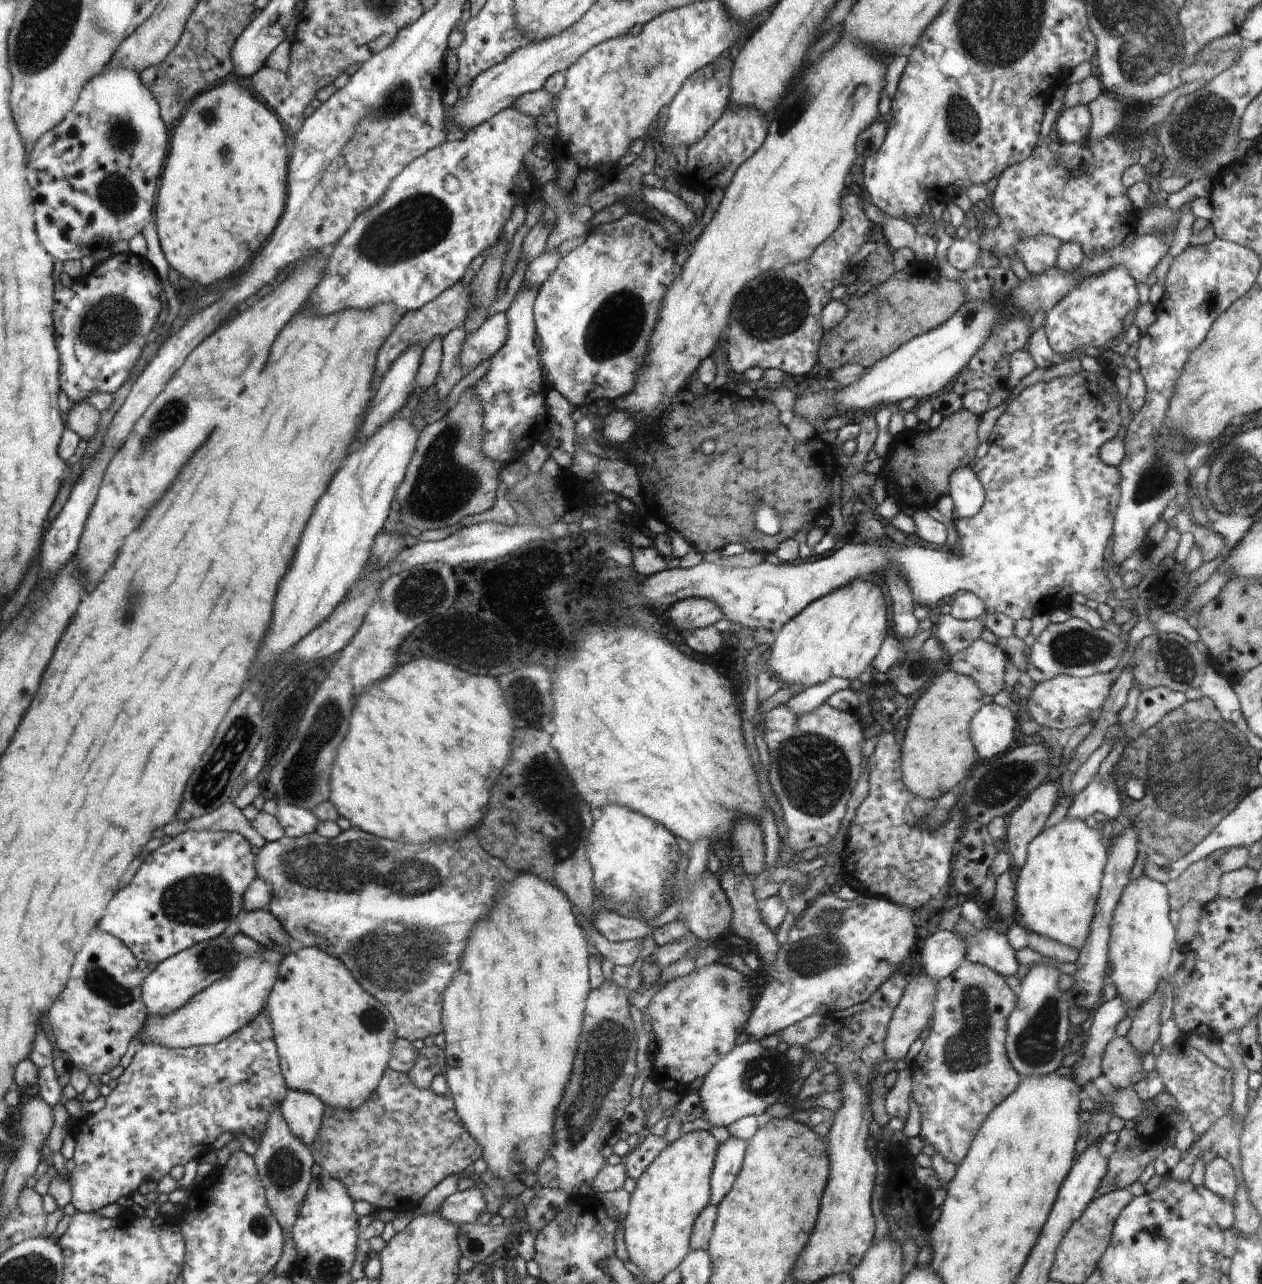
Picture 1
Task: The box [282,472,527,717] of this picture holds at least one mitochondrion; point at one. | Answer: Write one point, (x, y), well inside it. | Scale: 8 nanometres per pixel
(425, 591)

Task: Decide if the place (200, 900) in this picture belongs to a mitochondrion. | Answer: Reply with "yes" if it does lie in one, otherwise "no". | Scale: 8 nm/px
yes

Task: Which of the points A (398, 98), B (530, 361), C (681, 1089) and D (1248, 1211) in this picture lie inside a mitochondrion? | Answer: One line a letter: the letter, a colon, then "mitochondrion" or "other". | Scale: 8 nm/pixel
A: mitochondrion
B: other
C: other
D: other

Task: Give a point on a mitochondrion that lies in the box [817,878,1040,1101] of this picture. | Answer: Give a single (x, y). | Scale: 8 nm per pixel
(968, 1046)

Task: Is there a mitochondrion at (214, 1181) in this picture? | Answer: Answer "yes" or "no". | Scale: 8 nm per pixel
no

